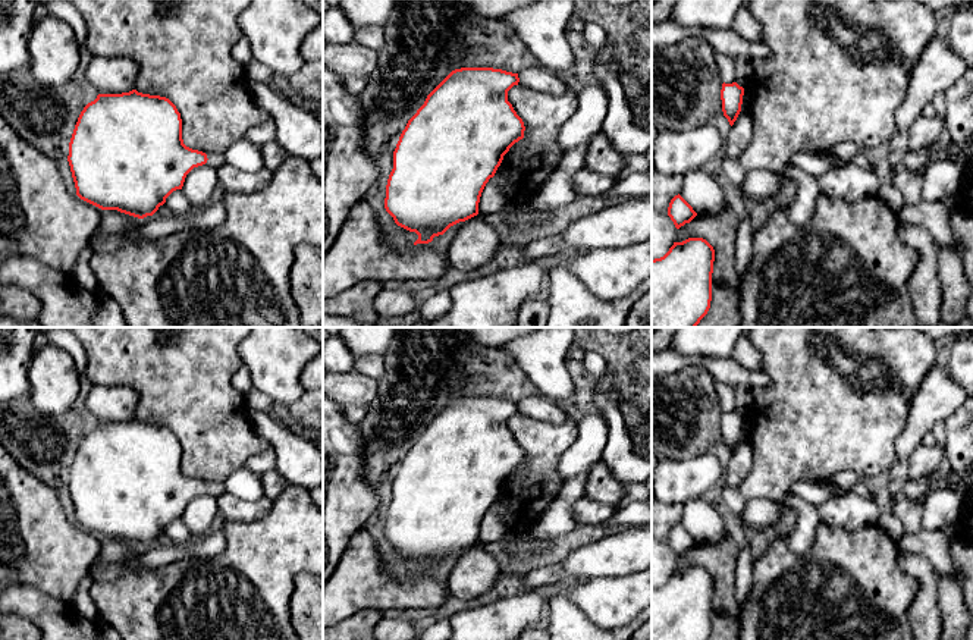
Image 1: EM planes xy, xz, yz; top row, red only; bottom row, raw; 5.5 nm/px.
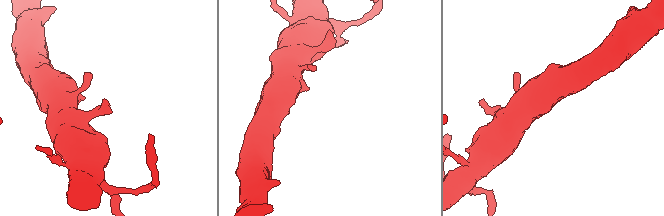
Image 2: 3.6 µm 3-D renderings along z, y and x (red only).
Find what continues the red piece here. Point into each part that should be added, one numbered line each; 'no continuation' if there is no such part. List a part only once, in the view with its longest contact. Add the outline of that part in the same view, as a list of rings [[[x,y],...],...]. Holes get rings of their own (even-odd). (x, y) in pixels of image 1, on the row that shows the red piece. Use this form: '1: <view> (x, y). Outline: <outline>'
1: xy (216, 160). Outline: [[[211,153],[211,154],[207,154],[207,163],[216,169],[219,169],[225,160],[223,160],[223,154],[216,154],[216,153]]]

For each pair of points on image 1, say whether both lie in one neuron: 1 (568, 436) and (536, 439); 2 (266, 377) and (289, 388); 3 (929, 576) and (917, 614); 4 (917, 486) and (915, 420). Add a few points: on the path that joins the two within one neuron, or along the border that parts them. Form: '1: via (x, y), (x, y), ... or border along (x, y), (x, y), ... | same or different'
1: via (561, 436), (543, 439) | same
2: via (272, 377), (278, 377), (283, 383) | same
3: via (926, 584), (925, 605) | same
4: border along (909, 477), (900, 495) | different

